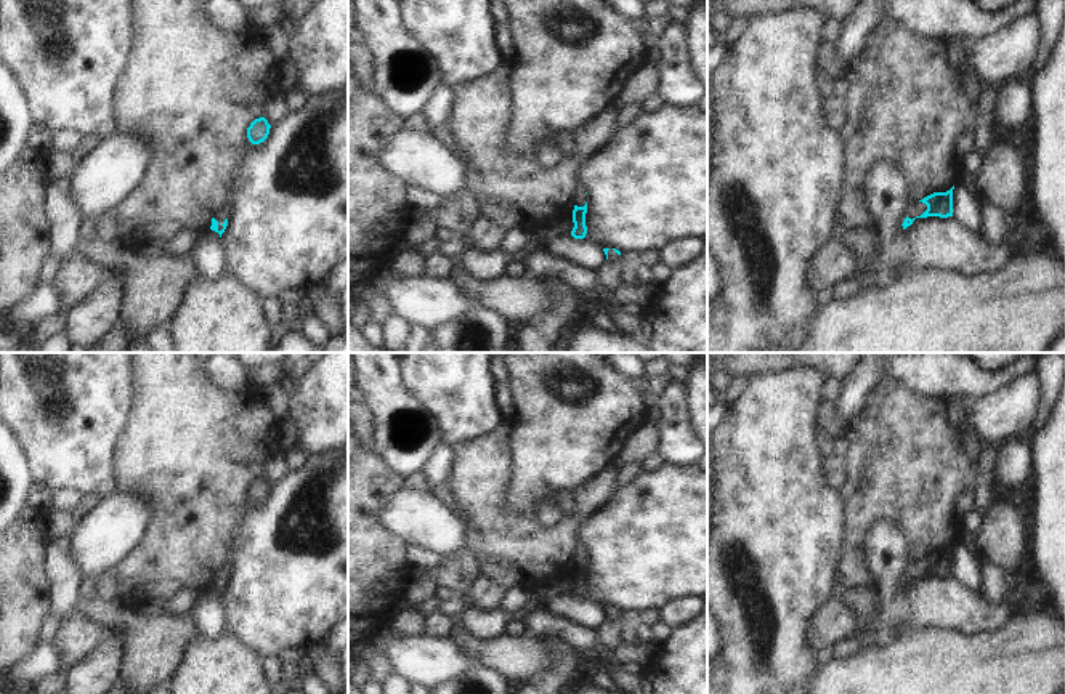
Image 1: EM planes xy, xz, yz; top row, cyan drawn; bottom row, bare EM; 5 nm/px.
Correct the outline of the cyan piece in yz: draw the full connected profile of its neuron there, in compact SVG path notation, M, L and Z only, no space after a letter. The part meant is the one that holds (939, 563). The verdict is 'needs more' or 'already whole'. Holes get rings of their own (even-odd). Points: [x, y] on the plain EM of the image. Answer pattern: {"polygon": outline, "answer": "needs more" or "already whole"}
{"polygon": "M953 548L946 551L933 551L917 563L911 563L906 571L906 577L903 580L903 588L913 583L916 577L927 577L927 575L940 575L948 577L953 575Z", "answer": "needs more"}

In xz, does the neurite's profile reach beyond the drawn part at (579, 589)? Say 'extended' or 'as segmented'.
extended

